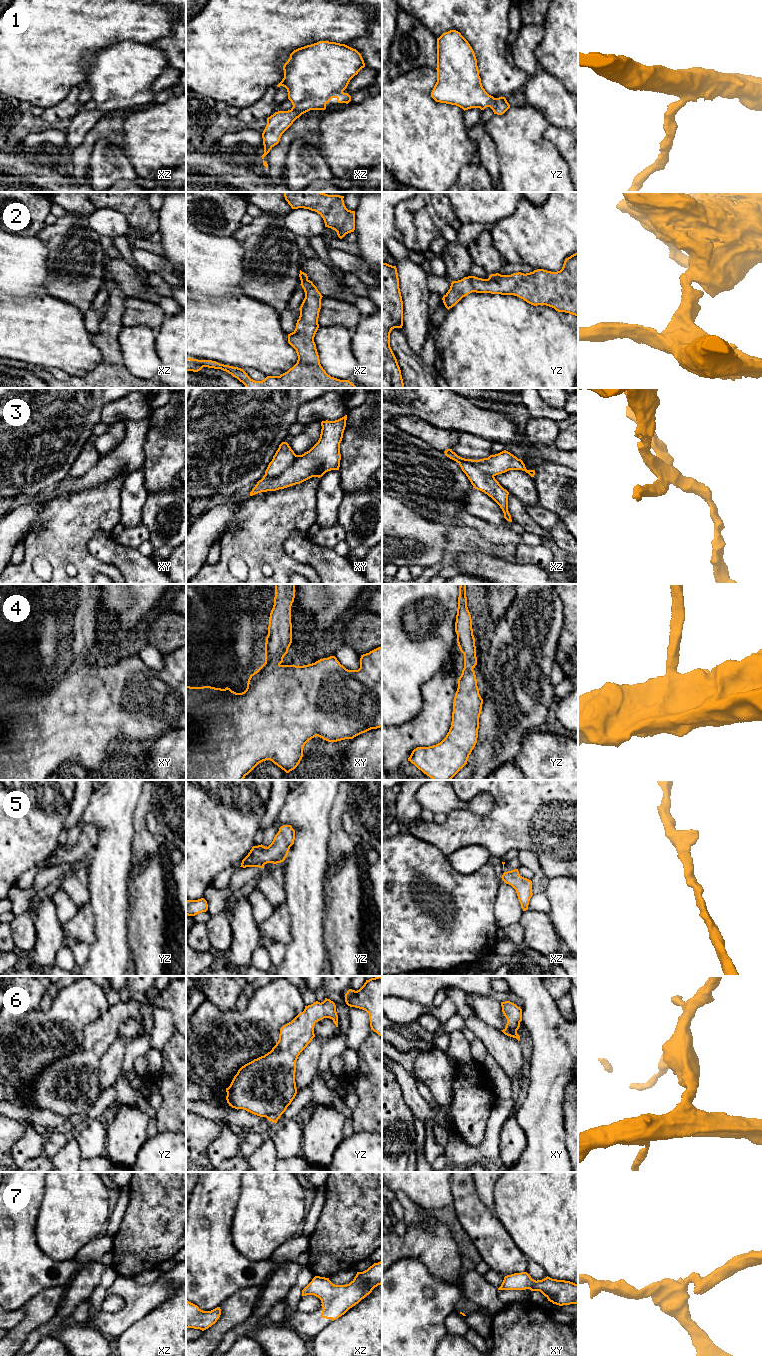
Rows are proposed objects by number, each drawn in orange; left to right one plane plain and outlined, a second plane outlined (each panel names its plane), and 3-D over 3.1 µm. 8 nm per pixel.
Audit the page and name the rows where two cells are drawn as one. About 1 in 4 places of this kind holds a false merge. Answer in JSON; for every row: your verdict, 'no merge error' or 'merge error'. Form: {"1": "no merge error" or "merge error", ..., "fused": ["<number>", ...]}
{"1": "no merge error", "2": "no merge error", "3": "merge error", "4": "no merge error", "5": "no merge error", "6": "no merge error", "7": "no merge error", "fused": ["3"]}

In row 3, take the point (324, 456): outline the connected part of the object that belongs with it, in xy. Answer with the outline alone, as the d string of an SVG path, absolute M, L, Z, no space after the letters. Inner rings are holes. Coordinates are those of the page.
M347 415L335 421L322 421L318 442L302 455L296 455L294 462L281 475L264 475L250 492L250 496L261 492L276 491L300 484L312 477L322 477L326 472L339 470L340 443L346 427Z

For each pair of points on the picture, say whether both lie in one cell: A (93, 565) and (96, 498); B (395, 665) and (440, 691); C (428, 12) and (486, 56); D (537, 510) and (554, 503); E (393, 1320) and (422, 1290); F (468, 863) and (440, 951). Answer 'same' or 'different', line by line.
A: same
B: different
C: same
D: different
E: same
F: different

